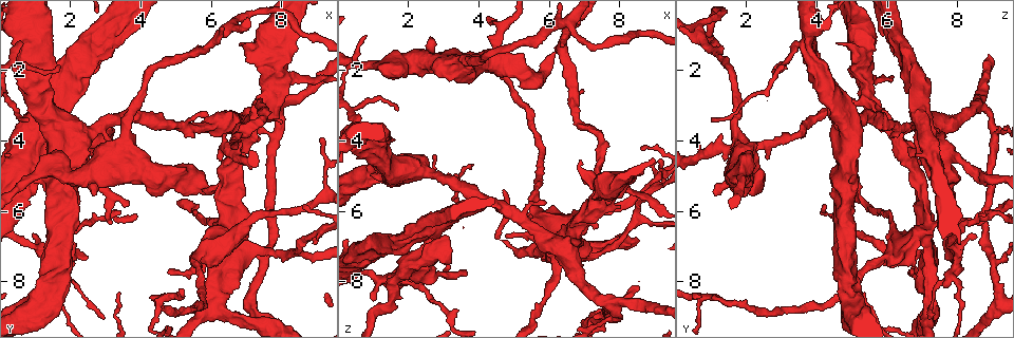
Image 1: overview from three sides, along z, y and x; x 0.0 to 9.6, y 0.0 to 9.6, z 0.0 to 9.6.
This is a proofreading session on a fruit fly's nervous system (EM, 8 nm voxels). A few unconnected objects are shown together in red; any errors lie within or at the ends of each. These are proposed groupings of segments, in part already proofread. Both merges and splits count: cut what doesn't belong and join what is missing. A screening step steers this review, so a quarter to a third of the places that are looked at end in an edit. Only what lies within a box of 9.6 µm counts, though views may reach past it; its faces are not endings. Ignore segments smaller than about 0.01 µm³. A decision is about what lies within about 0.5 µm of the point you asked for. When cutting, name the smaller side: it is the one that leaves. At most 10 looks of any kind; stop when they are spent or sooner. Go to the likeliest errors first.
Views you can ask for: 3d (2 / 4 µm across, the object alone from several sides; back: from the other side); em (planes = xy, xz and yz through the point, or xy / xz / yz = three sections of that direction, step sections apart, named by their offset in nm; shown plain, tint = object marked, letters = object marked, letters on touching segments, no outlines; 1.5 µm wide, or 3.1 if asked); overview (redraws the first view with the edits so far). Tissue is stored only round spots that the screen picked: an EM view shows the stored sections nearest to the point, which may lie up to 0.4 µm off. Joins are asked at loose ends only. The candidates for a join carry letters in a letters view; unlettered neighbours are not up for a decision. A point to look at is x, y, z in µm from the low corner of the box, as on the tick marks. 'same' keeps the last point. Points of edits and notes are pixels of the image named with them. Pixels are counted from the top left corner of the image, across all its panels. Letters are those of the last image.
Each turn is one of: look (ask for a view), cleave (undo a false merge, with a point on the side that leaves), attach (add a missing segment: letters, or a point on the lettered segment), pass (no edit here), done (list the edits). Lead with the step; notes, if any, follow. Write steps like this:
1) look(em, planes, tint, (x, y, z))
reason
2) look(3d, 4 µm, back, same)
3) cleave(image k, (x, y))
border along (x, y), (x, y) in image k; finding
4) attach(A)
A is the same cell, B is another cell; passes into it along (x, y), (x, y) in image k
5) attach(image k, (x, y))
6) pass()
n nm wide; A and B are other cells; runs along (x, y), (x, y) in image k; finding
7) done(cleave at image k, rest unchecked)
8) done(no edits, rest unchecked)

look(3d, 2 µm, (5.45, 7.40, 5.80))
calibre changes

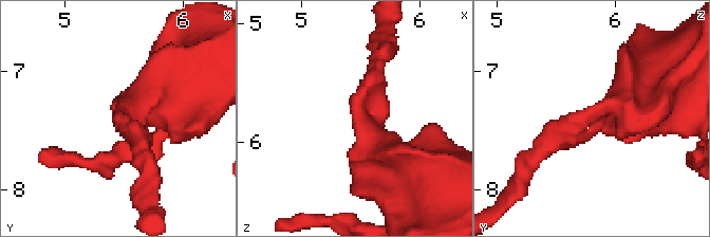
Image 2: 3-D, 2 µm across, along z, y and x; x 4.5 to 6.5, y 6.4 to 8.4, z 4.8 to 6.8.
look(em, yz, step 8, tint, (5.50, 7.36, 5.80))
arms of 170, 500 nm

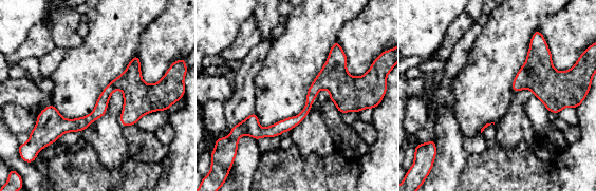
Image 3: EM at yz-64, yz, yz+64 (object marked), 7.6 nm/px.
look(em, planes, letters, same)
another direction

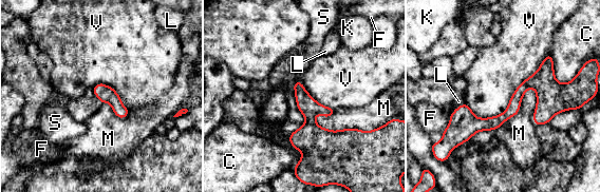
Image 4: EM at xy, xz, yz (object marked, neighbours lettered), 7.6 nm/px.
pass()
90 nm wide; V touches over 750 nm; C, F, K, L, M, S and V are other cells; all the same neuron

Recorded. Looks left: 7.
look(em, xz, step 8, tint, (5.85, 3.25, 5.75))
tapers out

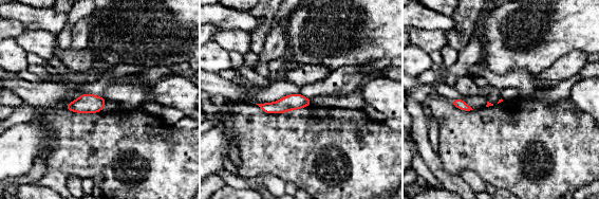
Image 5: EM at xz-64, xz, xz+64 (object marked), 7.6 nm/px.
look(em, yz, step 8, tint, same)

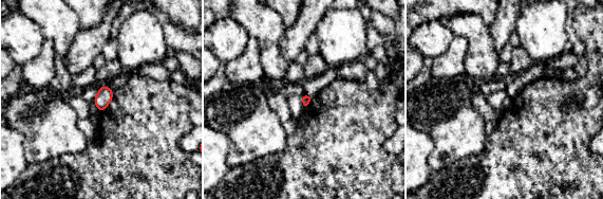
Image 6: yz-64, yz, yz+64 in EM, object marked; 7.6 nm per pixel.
look(em, yz, step 8, letters, same)
see the neighbours

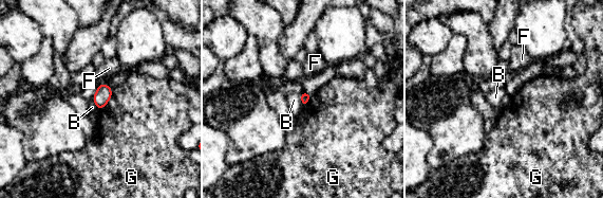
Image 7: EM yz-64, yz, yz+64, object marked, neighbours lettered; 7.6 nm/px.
pass()
B, F and G are other cells; none of them fits

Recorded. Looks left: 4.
look(3d, 4 µm, (8.55, 0.80, 5.00))
thick end

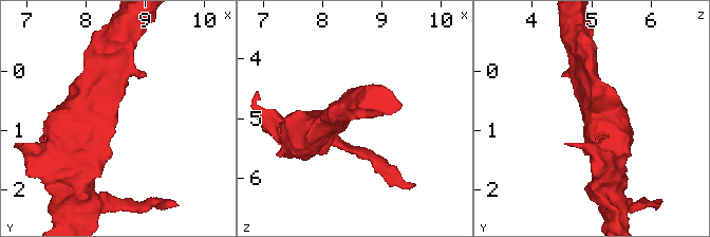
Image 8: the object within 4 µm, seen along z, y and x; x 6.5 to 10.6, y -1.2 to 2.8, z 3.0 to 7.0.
look(em, xy, step 4, letters, same)

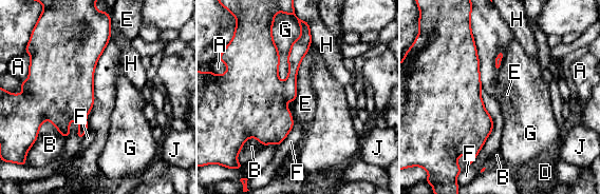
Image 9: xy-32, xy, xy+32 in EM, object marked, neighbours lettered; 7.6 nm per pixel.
look(em, planes, letters, same)
another direction

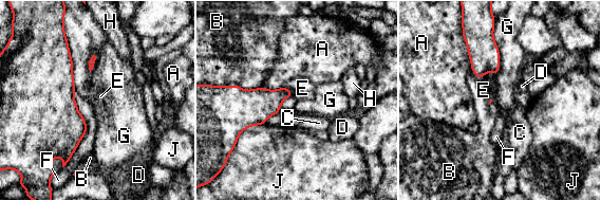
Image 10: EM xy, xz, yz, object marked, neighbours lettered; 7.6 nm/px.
pass()
A, B, C, D, E, F, G, H and J are other cells; no lettered segment goes on from it

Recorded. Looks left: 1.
done(no edits, rest unchecked)

